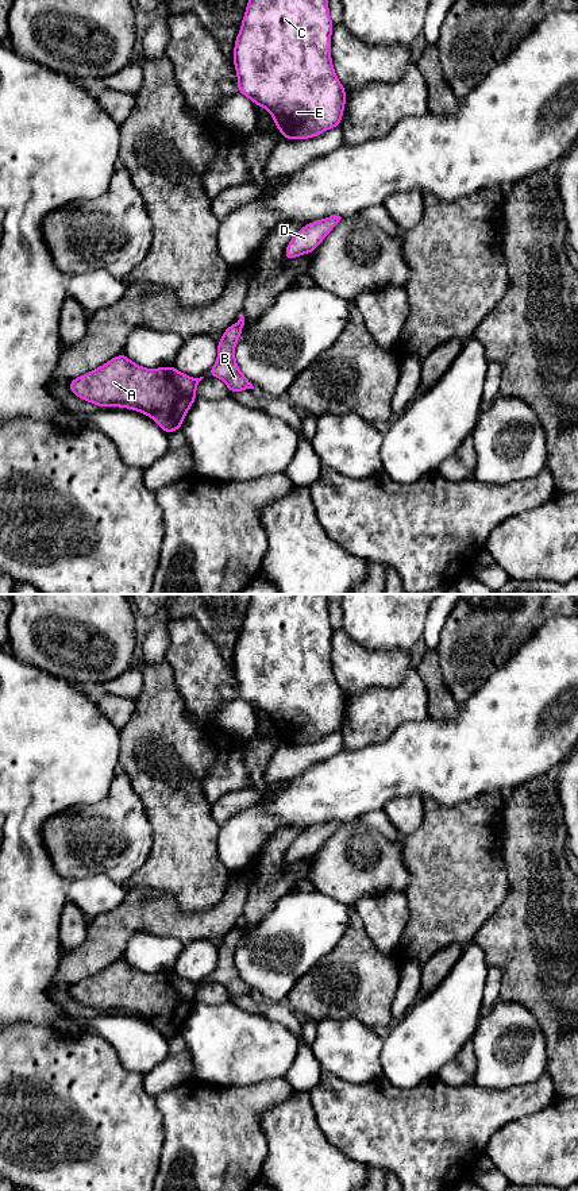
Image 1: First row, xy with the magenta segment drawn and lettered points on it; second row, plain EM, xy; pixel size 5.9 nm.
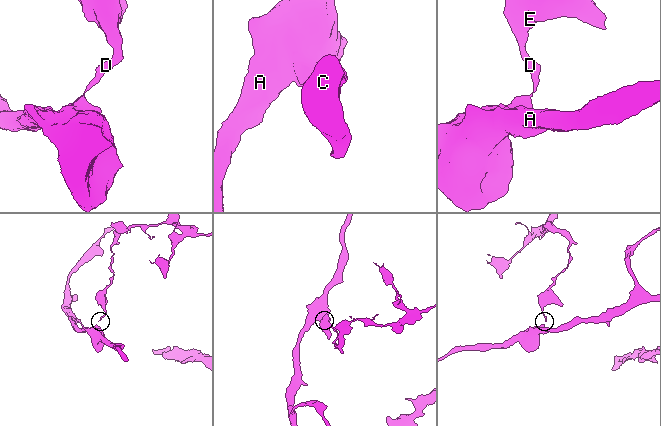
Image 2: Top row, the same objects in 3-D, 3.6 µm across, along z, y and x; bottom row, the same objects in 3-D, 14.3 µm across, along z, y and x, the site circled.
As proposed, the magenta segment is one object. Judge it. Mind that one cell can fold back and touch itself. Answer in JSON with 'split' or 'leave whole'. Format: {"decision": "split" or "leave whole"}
{"decision": "split"}

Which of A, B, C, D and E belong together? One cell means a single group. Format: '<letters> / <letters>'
A B / C D E

